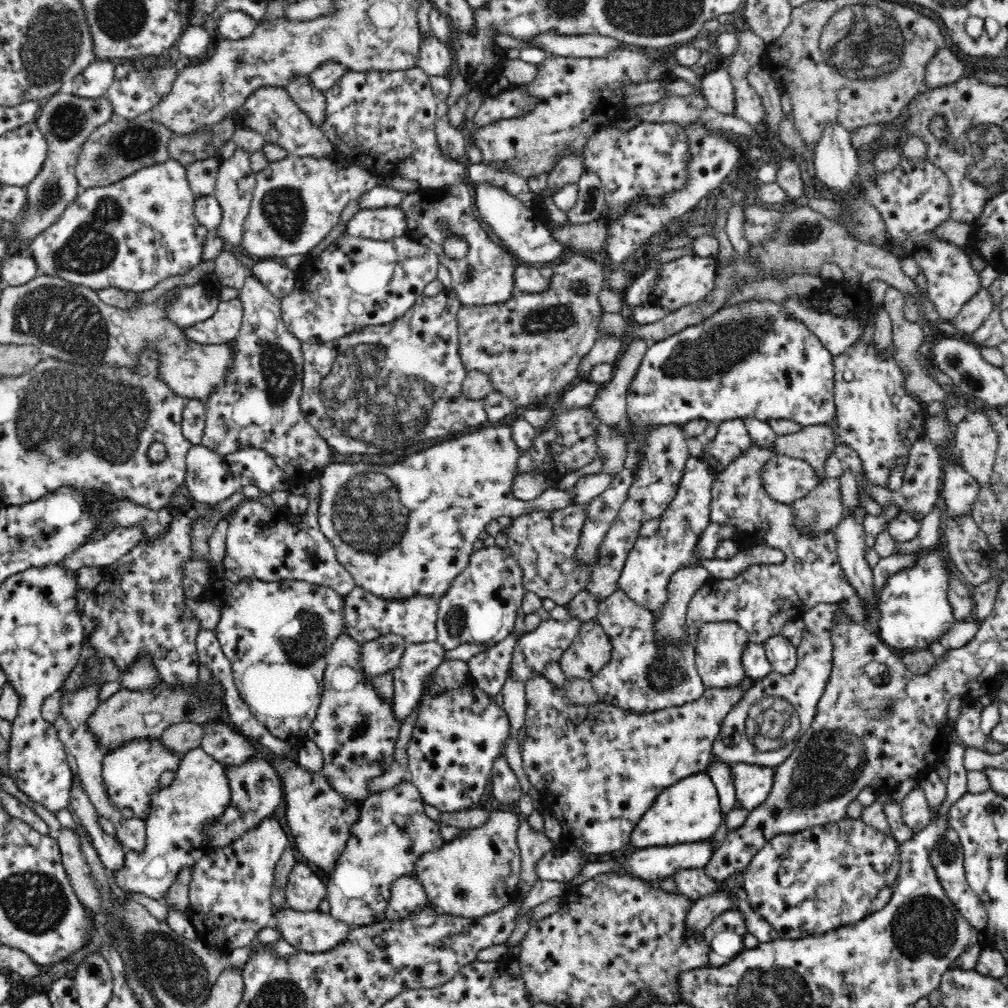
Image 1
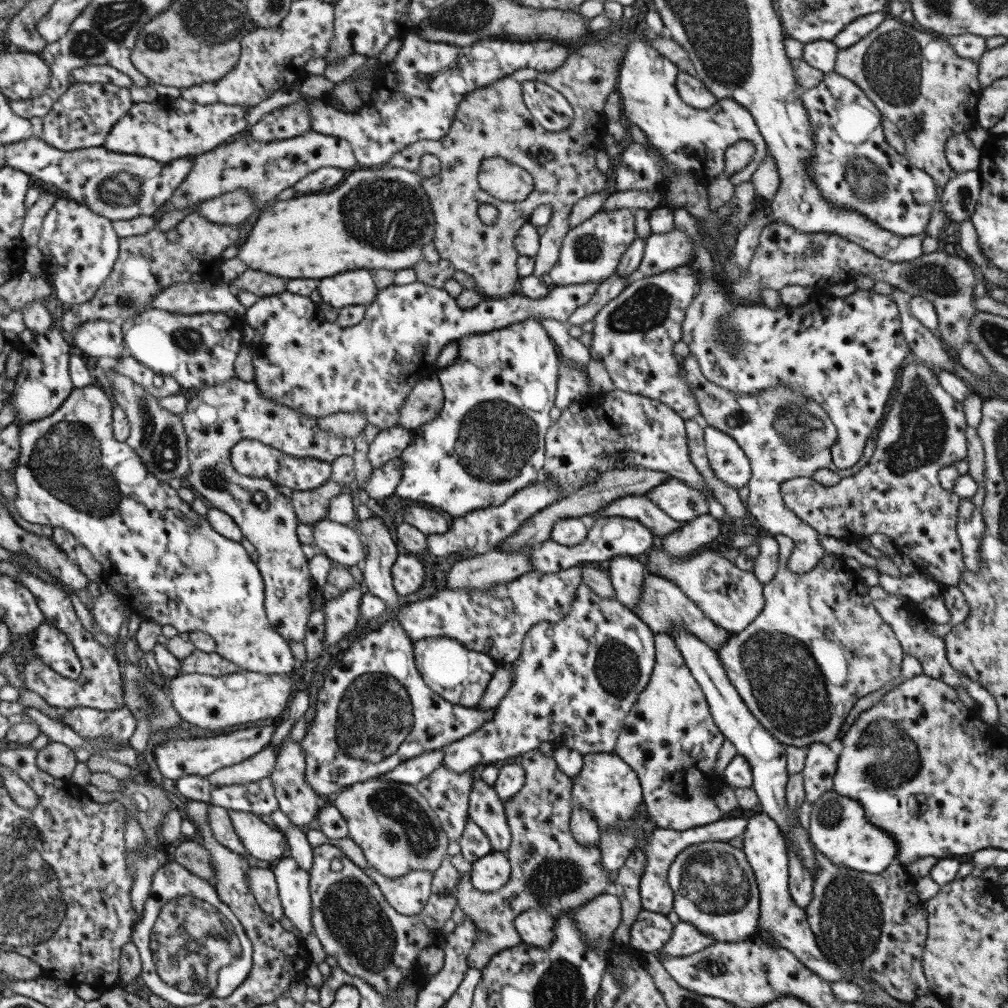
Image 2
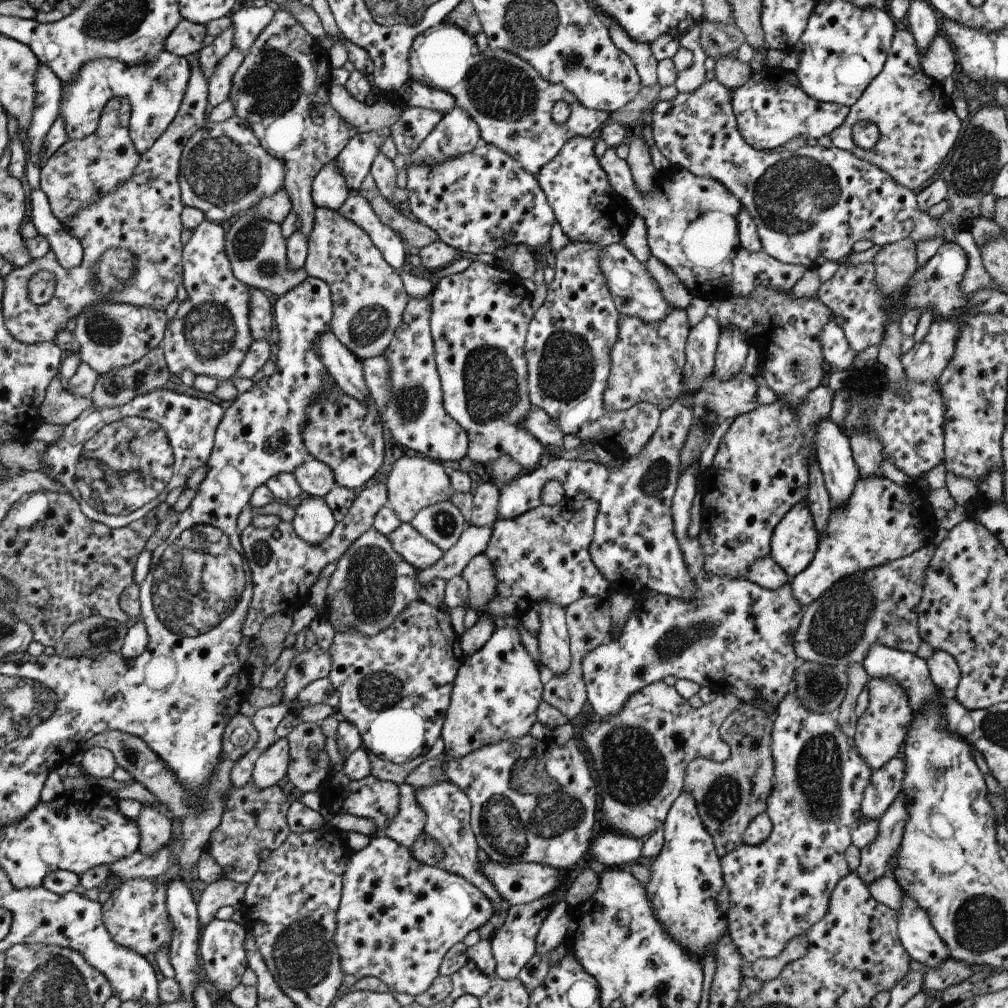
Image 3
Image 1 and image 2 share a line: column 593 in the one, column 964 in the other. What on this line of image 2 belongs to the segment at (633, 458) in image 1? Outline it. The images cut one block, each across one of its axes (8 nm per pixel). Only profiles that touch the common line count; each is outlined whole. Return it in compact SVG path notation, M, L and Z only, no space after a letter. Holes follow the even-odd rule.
M959 499L956 536L960 542L960 552L964 569L969 572L980 570L979 542L984 532L980 510L970 499Z

